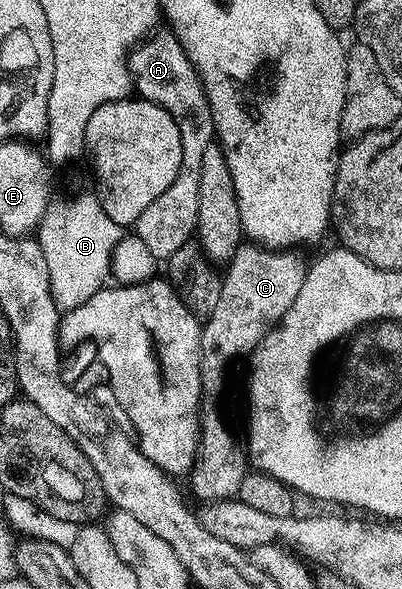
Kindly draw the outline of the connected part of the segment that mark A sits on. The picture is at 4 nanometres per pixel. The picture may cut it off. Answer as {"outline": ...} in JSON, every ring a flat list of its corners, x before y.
{"outline":[[157,30,135,44,126,58,135,94,166,109,166,113,174,117,174,125,178,125,178,133,182,137,182,165,178,169,178,177,174,177,174,185,170,185,170,189,166,189,166,193,162,193,158,201,150,201,150,205,146,205,142,212,142,217,138,217,134,224,135,235,148,246,150,253,154,253,157,261,168,260,195,236,200,188,198,177,202,177,202,156,206,145,216,139,216,126,210,113,210,101,206,97,204,82,175,35,171,30,163,30]]}

